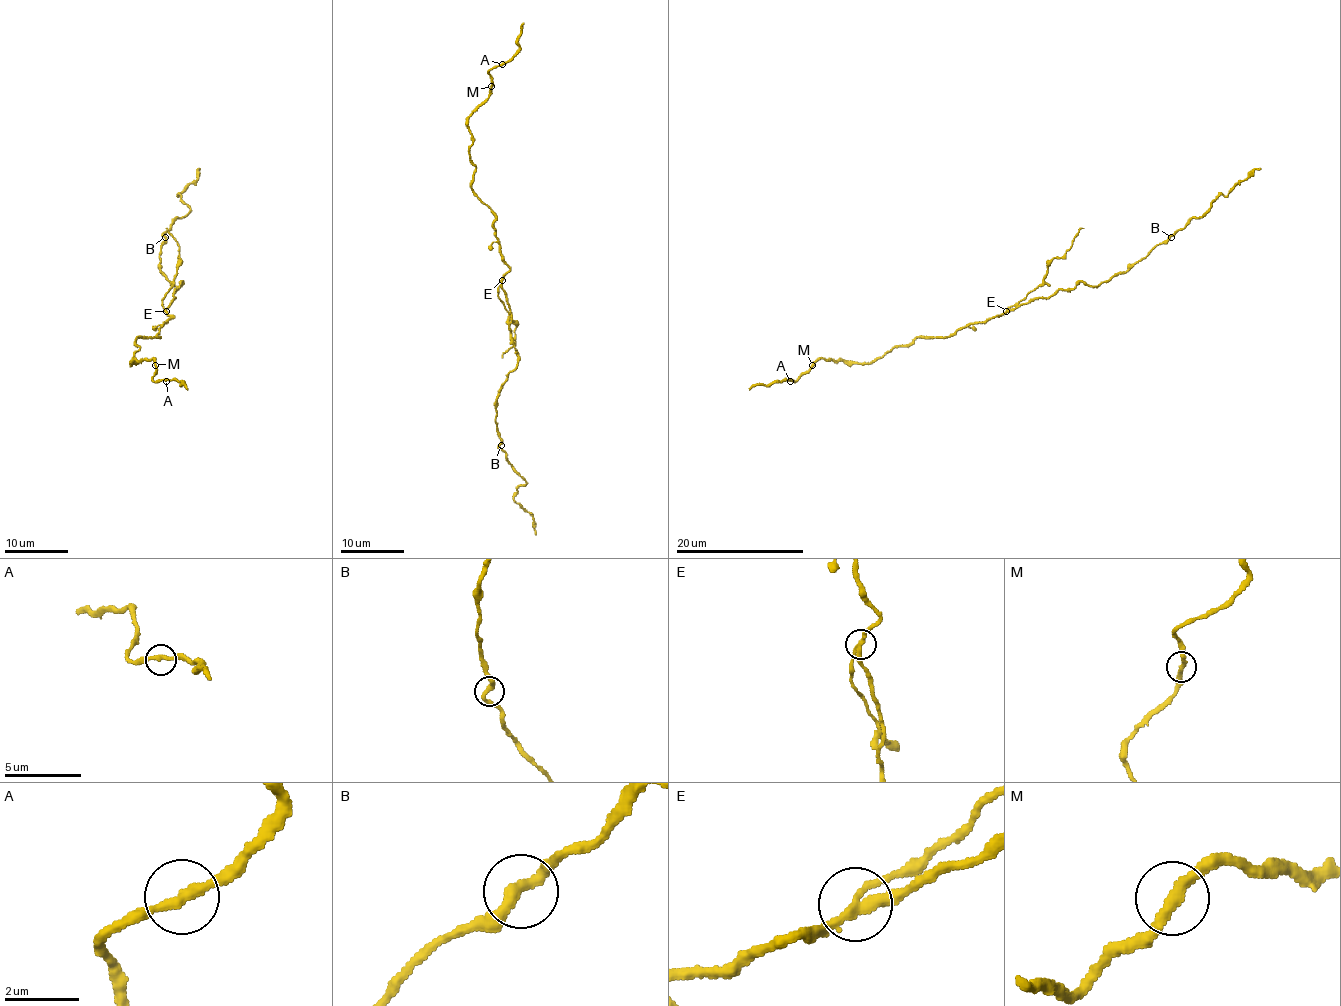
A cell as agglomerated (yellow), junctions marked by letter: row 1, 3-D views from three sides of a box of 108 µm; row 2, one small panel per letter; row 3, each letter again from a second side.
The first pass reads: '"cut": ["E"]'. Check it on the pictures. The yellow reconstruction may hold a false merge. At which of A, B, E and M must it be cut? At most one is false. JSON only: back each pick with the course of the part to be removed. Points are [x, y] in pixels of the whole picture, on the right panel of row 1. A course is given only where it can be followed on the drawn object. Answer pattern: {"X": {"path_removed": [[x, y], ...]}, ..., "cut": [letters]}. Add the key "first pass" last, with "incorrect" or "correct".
{"E": {"path_removed": [[1006, 310], [1041, 283], [1047, 265], [1070, 248], [1075, 235], [1084, 229]]}, "cut": ["E"], "first pass": "correct"}

